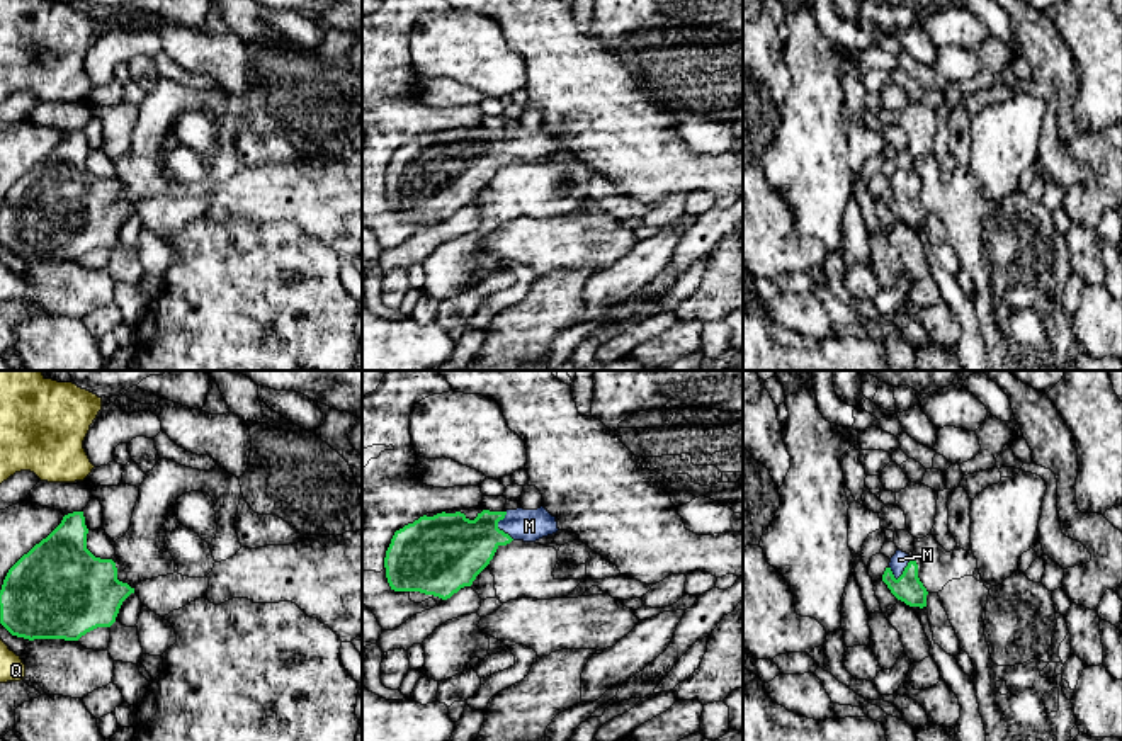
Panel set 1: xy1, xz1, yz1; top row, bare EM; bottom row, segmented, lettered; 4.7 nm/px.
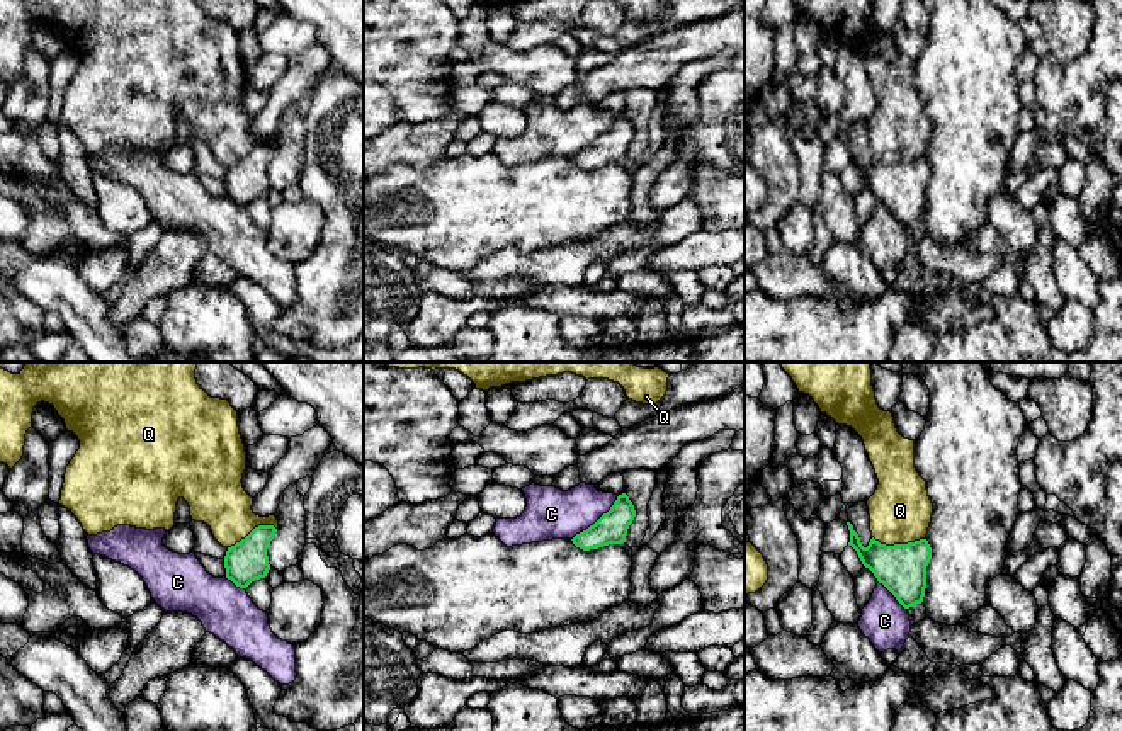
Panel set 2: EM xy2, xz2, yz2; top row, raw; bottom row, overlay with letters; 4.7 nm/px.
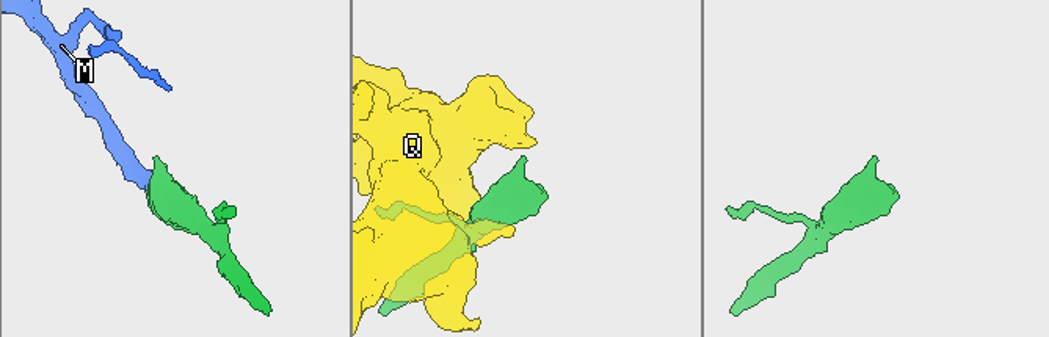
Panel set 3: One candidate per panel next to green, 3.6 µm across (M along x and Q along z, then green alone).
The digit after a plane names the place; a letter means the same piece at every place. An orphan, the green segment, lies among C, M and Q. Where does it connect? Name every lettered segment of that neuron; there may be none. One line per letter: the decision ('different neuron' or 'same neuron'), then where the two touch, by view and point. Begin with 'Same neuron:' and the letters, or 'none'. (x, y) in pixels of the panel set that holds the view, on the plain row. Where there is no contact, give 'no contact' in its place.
Same neuron: M
C: different neuron; meets green in xz2 at (597, 140)
M: same neuron; meets green in xz1 at (497, 147)
Q: different neuron; meets green in yz2 at (900, 164)

